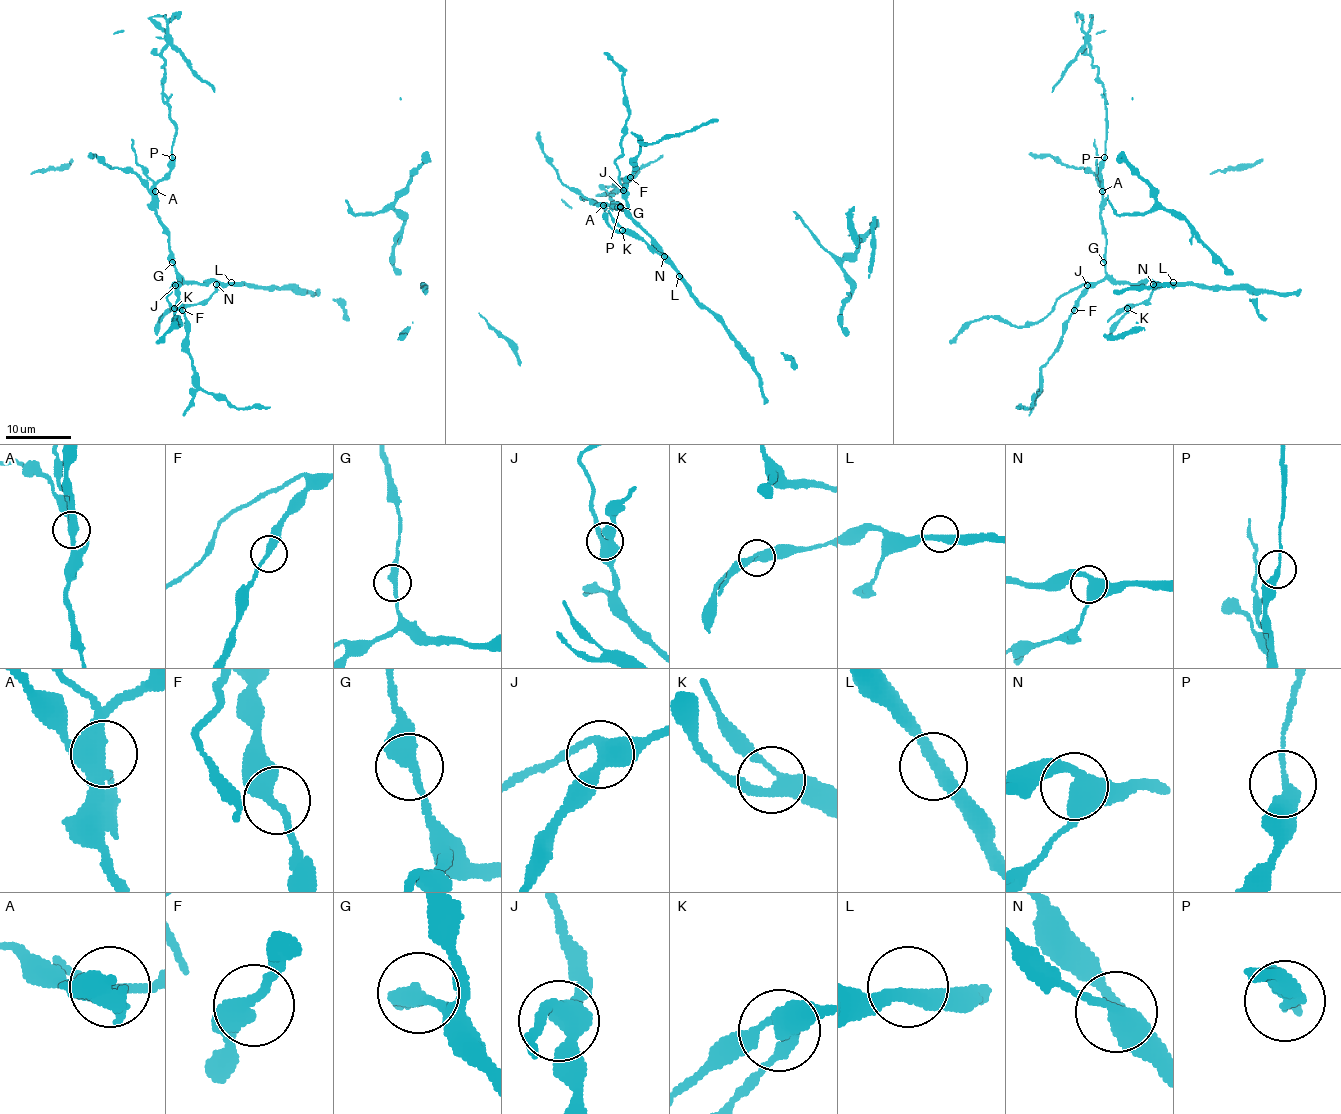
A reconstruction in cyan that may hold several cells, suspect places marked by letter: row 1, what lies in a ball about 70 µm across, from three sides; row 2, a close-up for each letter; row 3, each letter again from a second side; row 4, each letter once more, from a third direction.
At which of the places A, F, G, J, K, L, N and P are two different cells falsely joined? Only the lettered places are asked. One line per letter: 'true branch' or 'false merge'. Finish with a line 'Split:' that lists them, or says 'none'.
A: false merge
F: true branch
G: true branch
J: true branch
K: true branch
L: true branch
N: true branch
P: false merge
Split: A, P

